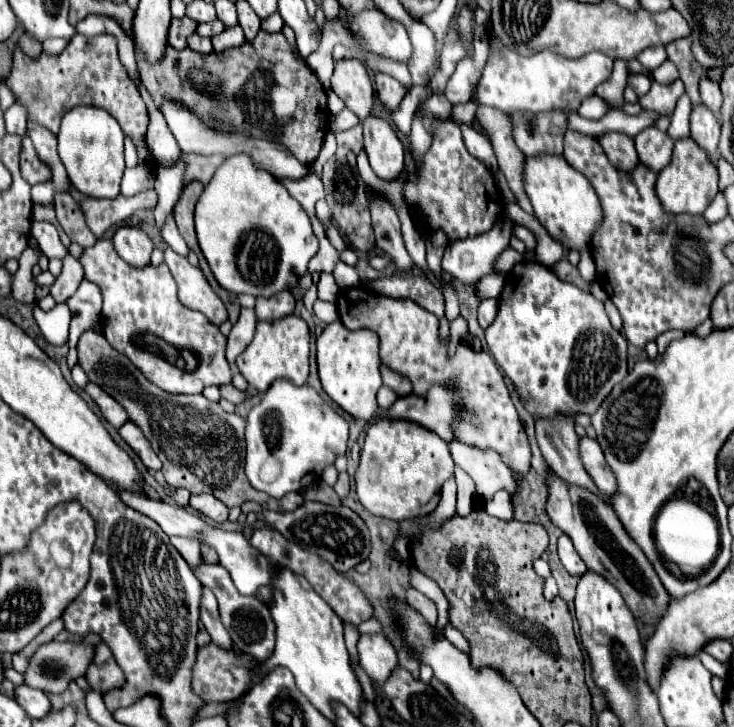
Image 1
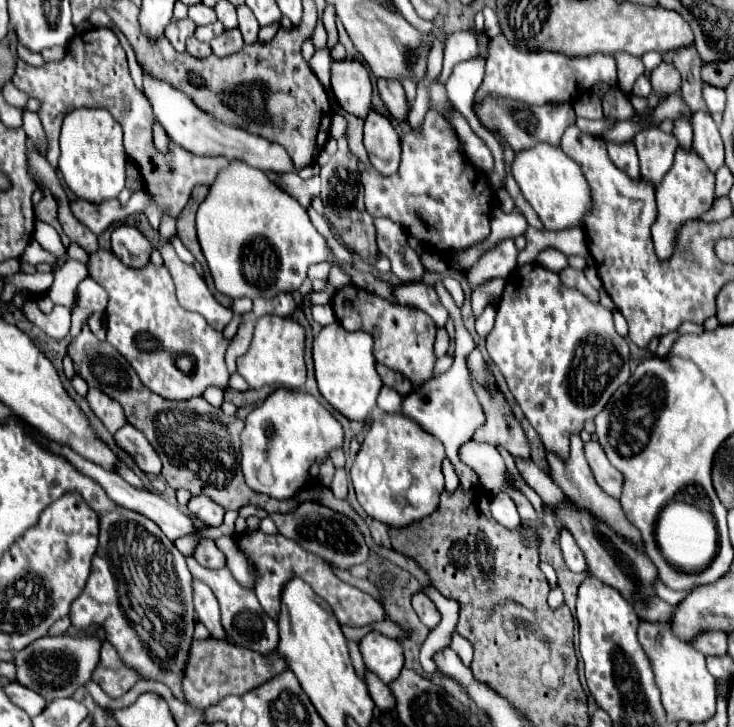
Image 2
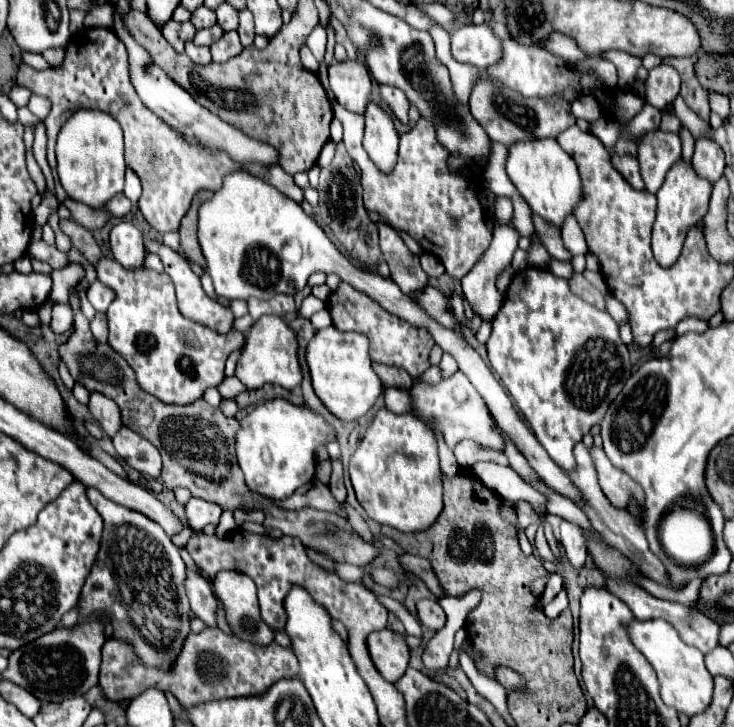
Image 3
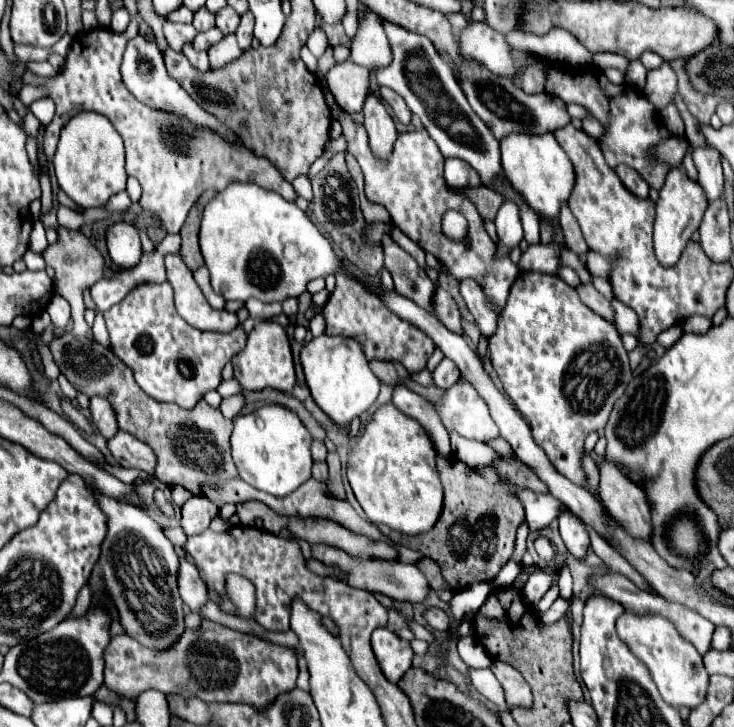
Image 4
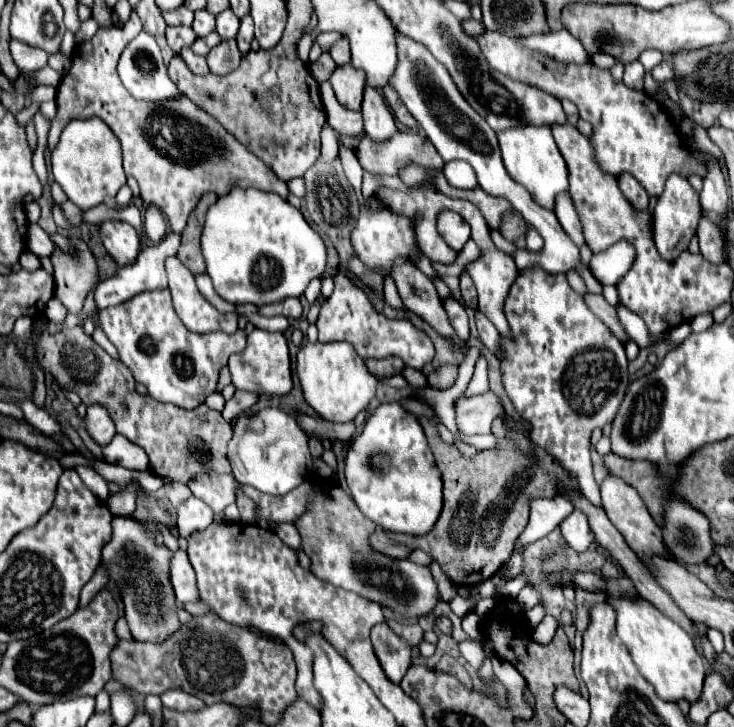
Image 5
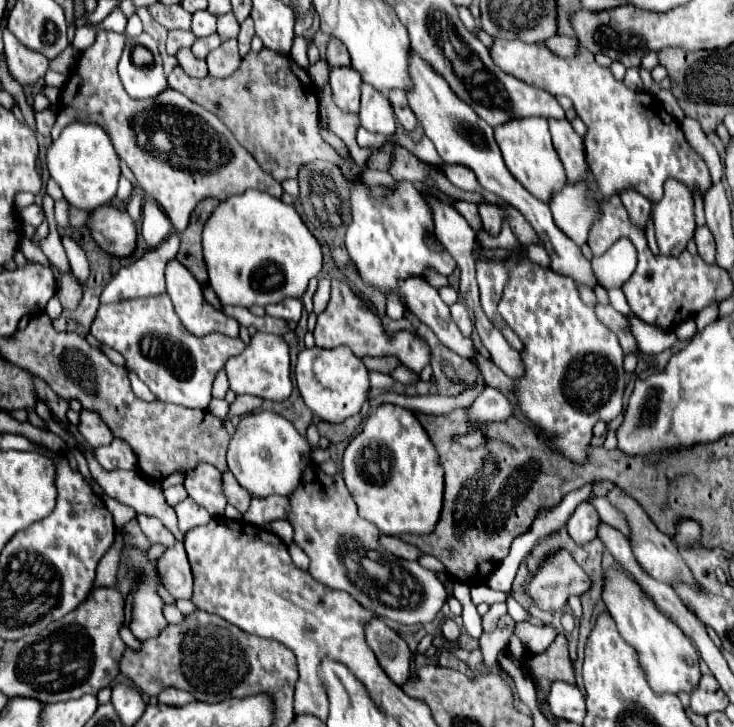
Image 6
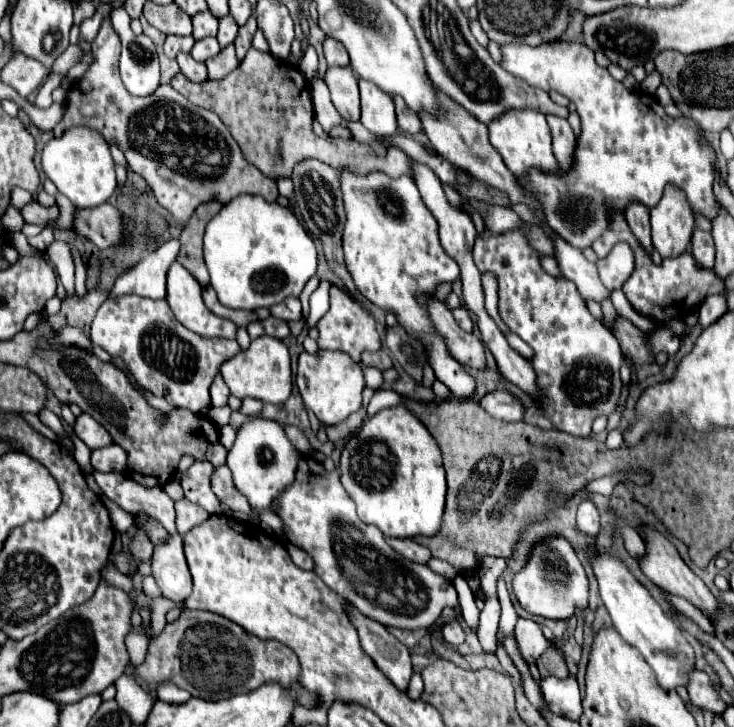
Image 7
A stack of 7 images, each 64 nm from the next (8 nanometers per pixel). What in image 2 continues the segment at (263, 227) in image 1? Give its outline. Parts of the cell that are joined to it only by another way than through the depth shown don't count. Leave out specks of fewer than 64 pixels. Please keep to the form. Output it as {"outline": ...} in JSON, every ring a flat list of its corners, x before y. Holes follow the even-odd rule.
{"outline":[[232,160,228,168,220,170,214,184,208,190,208,196,198,206,196,212,198,242,206,256,208,268,212,272,216,288,230,298,272,298,280,292,294,292,306,280,306,270,312,264,326,260,326,240,318,234,314,224,308,218,308,212,288,196,280,186,270,182,270,178,244,164,242,160]]}

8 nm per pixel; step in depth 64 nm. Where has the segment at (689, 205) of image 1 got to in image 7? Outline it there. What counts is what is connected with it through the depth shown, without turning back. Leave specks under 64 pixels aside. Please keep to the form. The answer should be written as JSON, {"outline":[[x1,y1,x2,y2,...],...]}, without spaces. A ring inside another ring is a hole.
{"outline":[[668,184,660,204,650,210,650,224,652,244,660,256,680,256,690,244,694,232,694,214,684,192,674,184]]}

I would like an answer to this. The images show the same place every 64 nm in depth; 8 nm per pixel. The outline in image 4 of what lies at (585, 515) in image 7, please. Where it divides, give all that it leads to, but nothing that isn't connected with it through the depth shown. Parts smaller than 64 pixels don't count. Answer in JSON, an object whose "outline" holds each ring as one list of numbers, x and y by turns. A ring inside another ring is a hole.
{"outline":[[560,516,560,530,562,530,562,540,568,548,568,552,576,558,582,560,590,548,590,538,584,526,576,520,576,516]]}

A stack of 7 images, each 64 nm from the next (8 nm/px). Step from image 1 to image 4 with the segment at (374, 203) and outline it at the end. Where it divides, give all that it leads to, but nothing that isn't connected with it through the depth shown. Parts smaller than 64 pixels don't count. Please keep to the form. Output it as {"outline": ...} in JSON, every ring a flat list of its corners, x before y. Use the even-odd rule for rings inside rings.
{"outline":[[384,236,384,266,394,278,396,292,432,312,432,280,426,276,424,268,420,268,418,262,392,236]]}

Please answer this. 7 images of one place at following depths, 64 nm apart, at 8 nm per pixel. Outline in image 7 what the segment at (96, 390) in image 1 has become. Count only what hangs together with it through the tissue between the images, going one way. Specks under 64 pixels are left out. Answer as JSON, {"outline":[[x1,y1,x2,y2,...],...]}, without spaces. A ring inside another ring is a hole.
{"outline":[[82,412,82,414,76,418,74,432,76,432,76,436,78,436,90,450,96,450,96,448,102,448,102,446,112,444,112,438,108,436,108,430,106,430,102,424,98,424,96,420,92,420,92,416,88,416,86,412]]}

